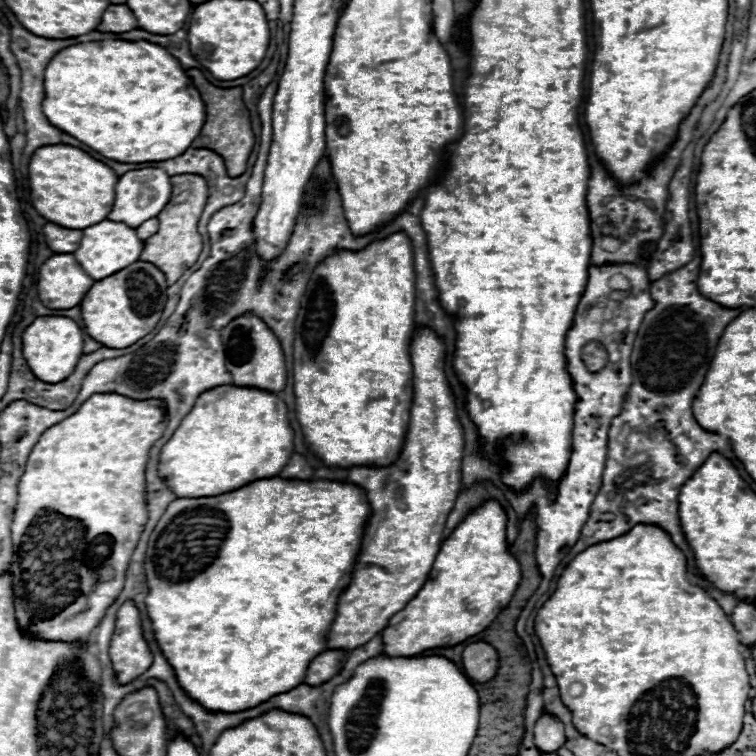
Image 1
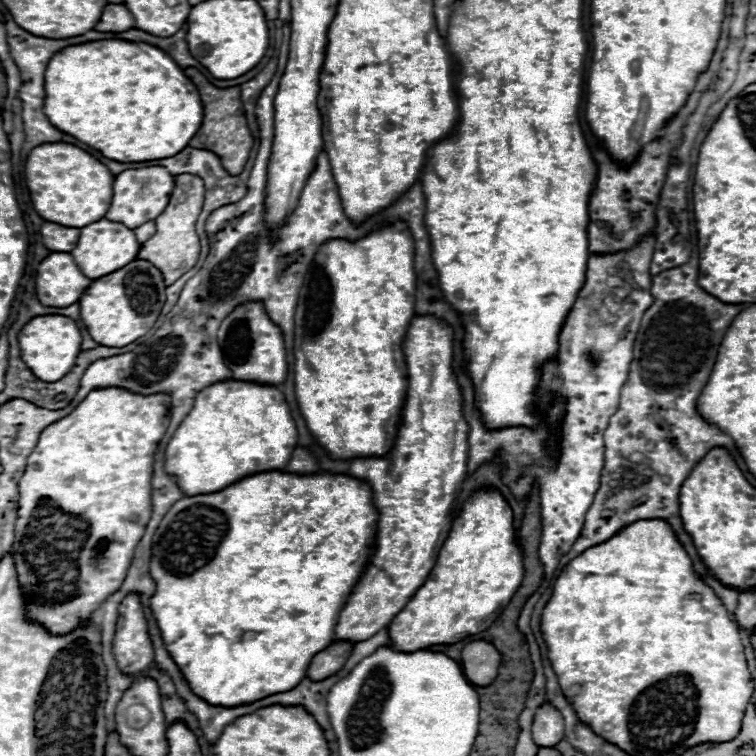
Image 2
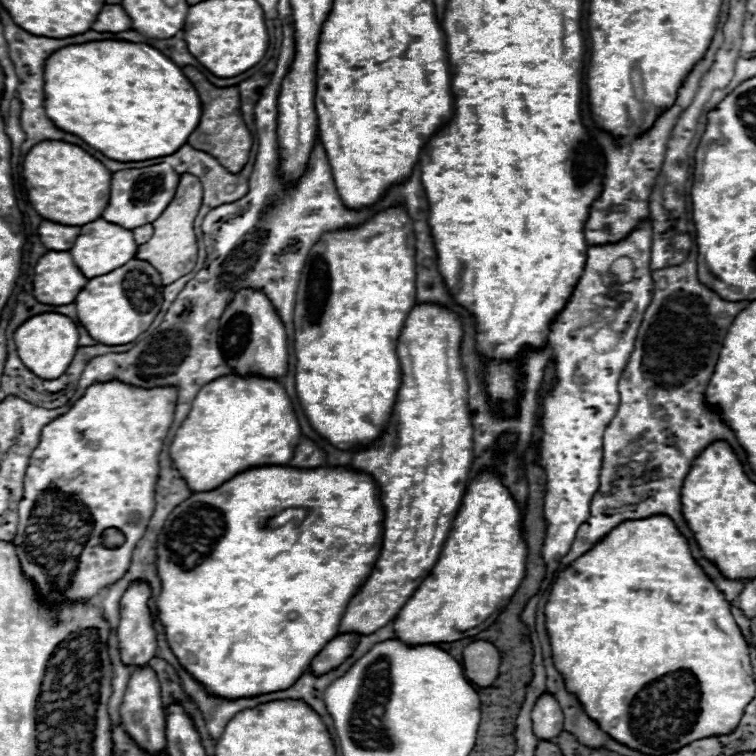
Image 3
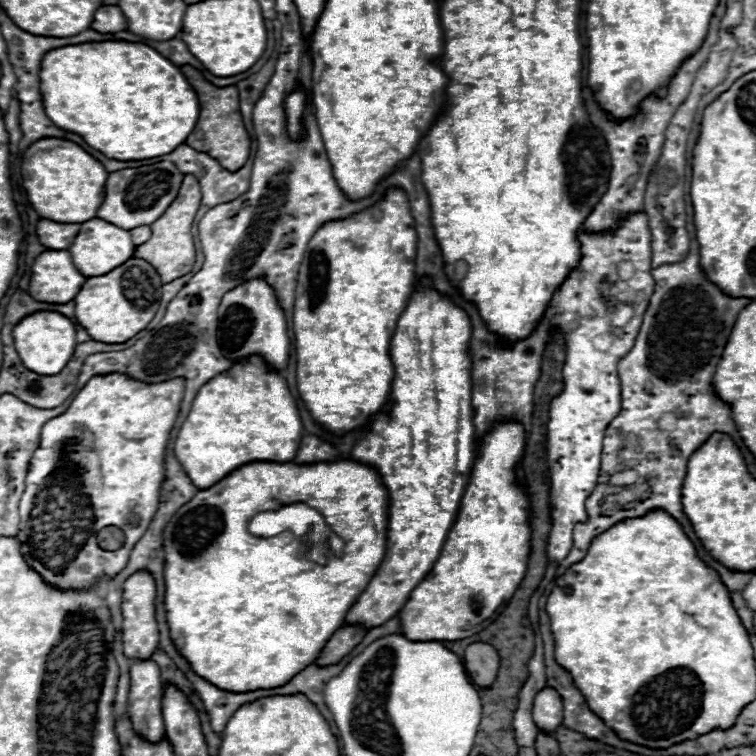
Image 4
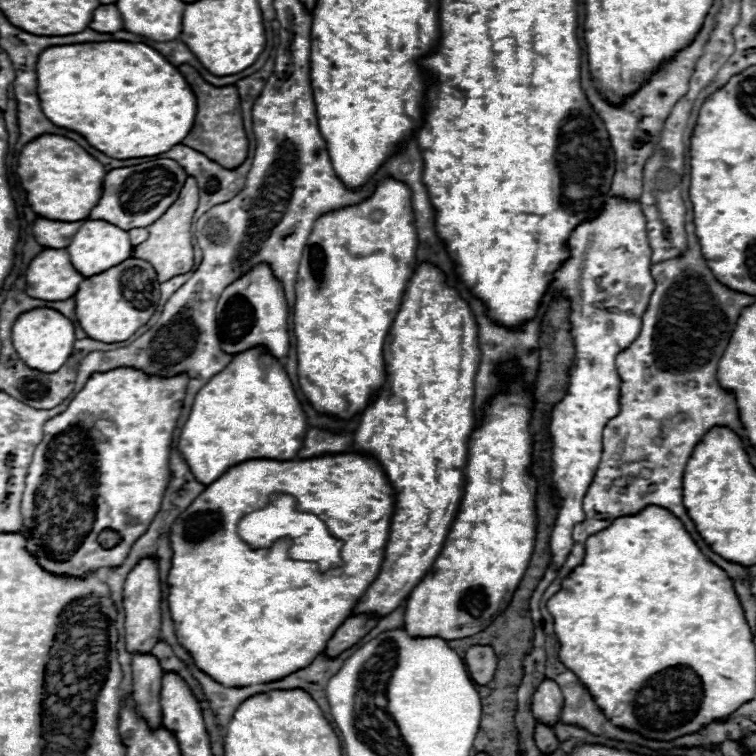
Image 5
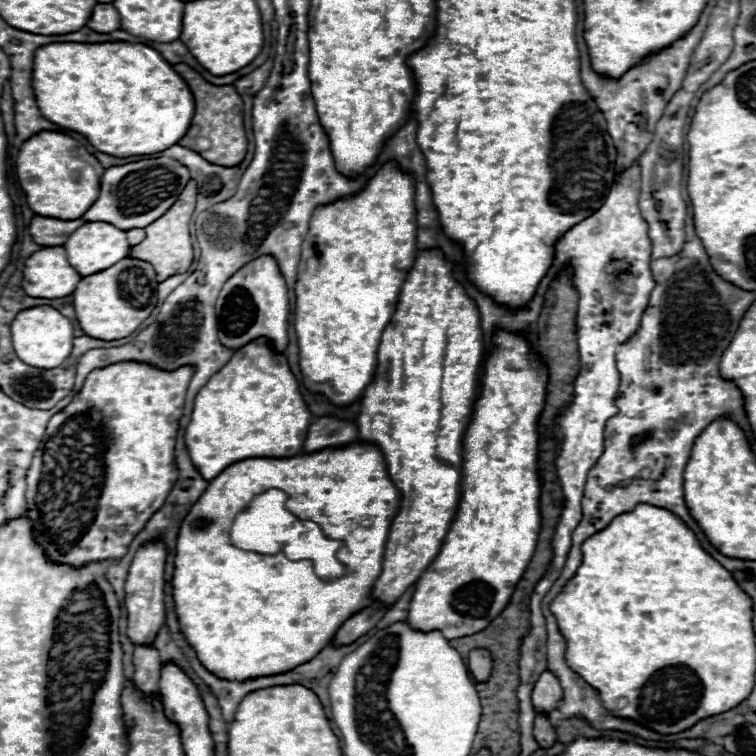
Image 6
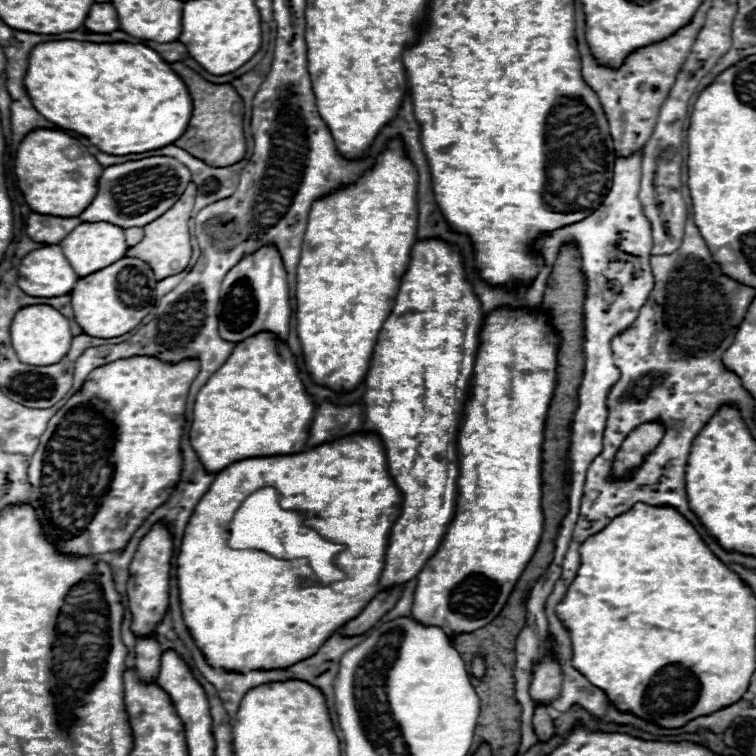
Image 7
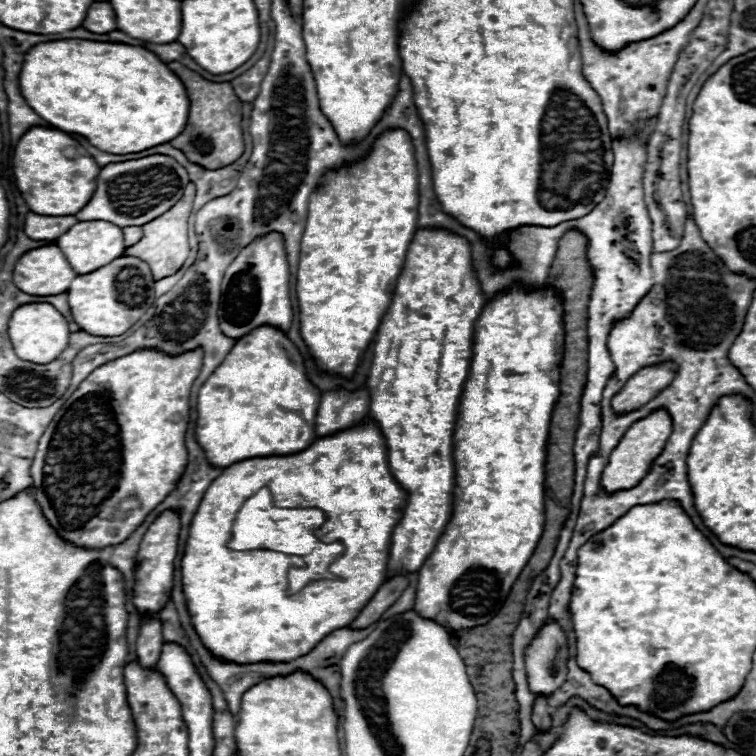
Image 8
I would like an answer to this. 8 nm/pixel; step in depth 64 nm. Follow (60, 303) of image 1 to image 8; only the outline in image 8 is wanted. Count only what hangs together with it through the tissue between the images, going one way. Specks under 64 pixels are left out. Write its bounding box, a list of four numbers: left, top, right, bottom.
[14,244,76,296]

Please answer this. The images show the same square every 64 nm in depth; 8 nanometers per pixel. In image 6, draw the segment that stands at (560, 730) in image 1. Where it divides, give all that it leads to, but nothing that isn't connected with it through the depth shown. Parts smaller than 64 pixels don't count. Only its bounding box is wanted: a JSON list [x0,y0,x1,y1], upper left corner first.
[532,672,562,714]

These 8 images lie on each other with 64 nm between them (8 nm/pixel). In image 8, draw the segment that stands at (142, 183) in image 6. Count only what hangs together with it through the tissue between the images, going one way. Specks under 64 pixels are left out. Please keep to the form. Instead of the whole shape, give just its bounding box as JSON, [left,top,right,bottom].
[76,154,190,228]

